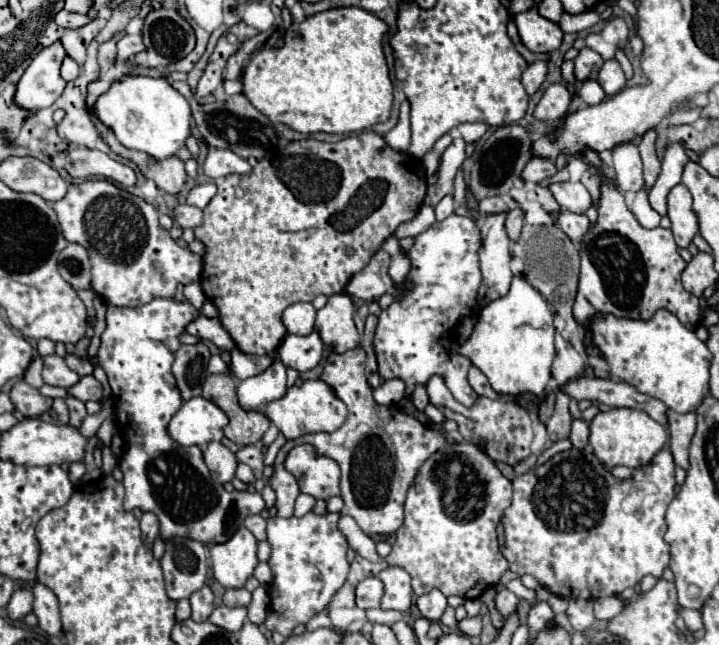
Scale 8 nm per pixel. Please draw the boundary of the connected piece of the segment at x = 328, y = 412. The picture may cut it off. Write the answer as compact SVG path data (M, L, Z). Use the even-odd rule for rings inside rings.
M301 381L293 385L283 399L271 401L265 407L265 415L273 425L279 427L285 439L297 439L309 433L337 431L347 419L347 407L325 381Z

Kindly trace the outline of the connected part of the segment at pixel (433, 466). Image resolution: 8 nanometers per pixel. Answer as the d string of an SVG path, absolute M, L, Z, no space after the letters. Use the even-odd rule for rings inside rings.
M447 443L419 469L419 475L407 493L405 523L399 527L399 547L393 547L387 563L409 571L415 595L439 589L447 597L459 595L463 599L477 599L487 587L497 585L501 575L509 569L509 563L499 549L497 525L503 511L511 505L511 493L511 481L501 475L493 459L479 447L473 443Z

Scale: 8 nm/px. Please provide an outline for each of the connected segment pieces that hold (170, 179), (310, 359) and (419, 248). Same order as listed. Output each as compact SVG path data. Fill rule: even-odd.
M105 129L101 133L105 135L105 141L111 147L111 151L133 161L139 167L139 171L145 175L145 179L153 179L161 191L165 191L169 195L177 195L183 189L183 185L187 181L187 173L185 173L185 165L181 159L171 157L171 159L157 161L157 159L151 159L151 155L143 155L141 151L131 151L127 147L123 147L115 139L115 135L111 135L111 131Z
M311 333L307 337L287 335L281 343L281 347L277 349L277 355L285 367L293 367L295 371L303 373L303 371L313 369L321 361L323 349L325 349L323 341L315 333Z
M451 215L417 235L415 247L409 251L411 269L403 285L409 283L413 289L399 289L401 297L379 313L373 341L381 379L401 379L407 395L415 391L415 385L425 385L429 377L441 375L459 403L471 407L477 401L477 393L467 383L471 361L455 351L455 325L459 323L459 317L477 309L475 299L481 285L479 247L481 237L475 221Z

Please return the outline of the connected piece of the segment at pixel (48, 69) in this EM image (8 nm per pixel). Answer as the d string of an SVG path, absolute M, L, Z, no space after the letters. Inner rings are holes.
M53 43L29 63L27 71L17 83L13 97L17 107L37 113L39 109L51 107L59 99L65 89L65 81L59 75L59 67L65 55L67 53L63 51L61 43Z

